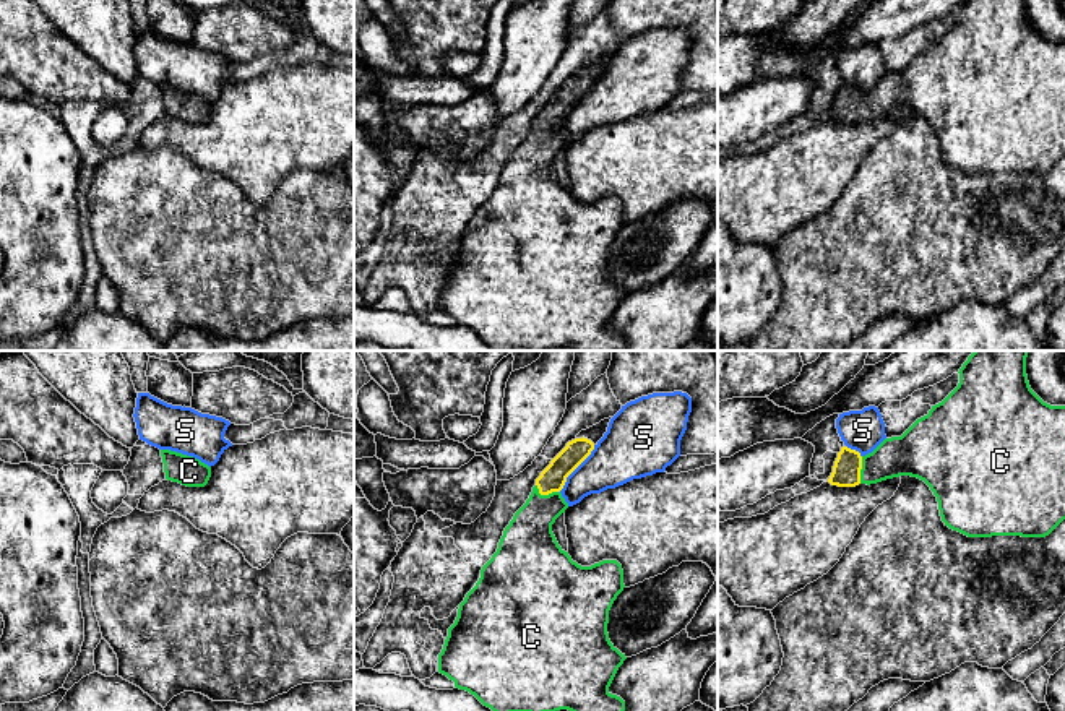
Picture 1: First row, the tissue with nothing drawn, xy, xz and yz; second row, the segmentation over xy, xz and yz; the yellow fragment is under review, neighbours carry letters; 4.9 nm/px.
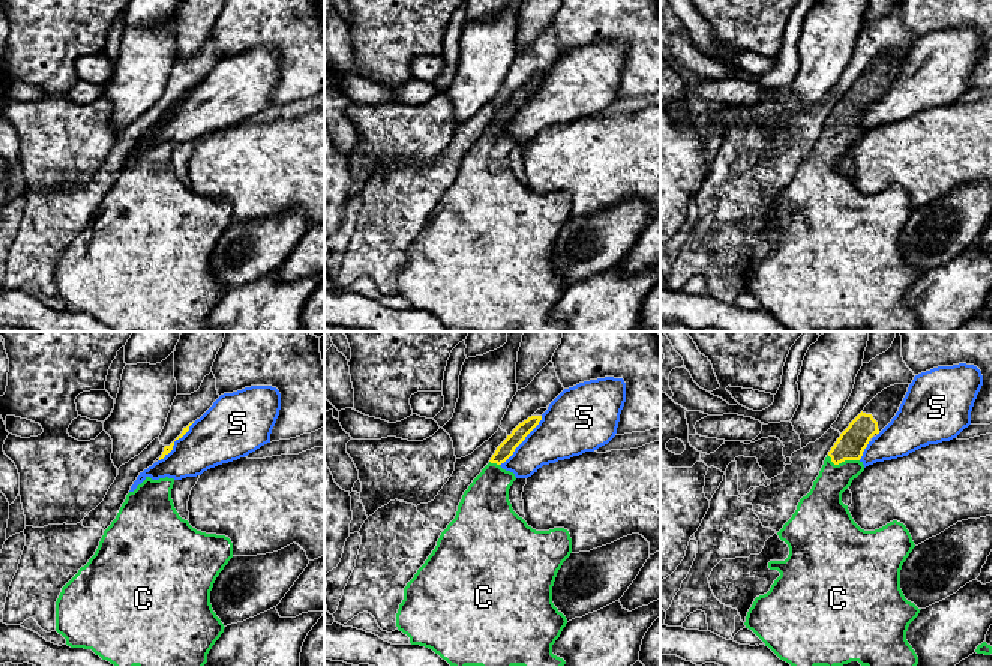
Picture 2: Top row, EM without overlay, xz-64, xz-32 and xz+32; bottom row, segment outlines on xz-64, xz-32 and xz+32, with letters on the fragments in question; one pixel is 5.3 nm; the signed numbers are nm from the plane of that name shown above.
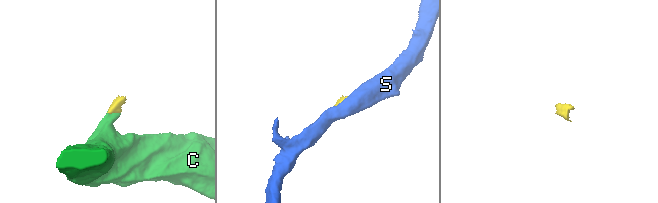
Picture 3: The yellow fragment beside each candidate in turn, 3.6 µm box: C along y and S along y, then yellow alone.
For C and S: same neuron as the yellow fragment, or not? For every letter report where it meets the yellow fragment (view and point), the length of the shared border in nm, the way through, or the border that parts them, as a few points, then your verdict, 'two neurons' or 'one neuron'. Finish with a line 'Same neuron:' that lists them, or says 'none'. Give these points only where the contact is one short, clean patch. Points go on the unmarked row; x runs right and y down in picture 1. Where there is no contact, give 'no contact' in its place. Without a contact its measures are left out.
C: contact xz (546, 130); length 130 nm; way xz (552, 116), (546, 130), (528, 177); one neuron
S: contact xz (577, 103); length 300 nm; border xz (595, 81), (591, 90), (559, 127); two neurons
Same neuron: C

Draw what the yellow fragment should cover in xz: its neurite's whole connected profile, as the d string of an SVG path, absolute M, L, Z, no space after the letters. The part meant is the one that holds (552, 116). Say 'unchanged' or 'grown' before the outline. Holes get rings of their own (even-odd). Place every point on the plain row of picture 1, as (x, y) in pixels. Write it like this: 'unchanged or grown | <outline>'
grown | M610 55L581 67L541 109L529 135L505 164L497 188L482 203L479 218L459 240L458 253L448 265L438 291L438 308L453 317L456 325L474 331L495 351L544 351L560 346L573 351L622 351L625 347L625 338L612 331L609 323L627 294L610 279L607 269L609 247L625 224L622 201L617 196L602 196L581 203L558 182L552 169L552 161L568 144L560 130L567 114L591 91L607 68Z

